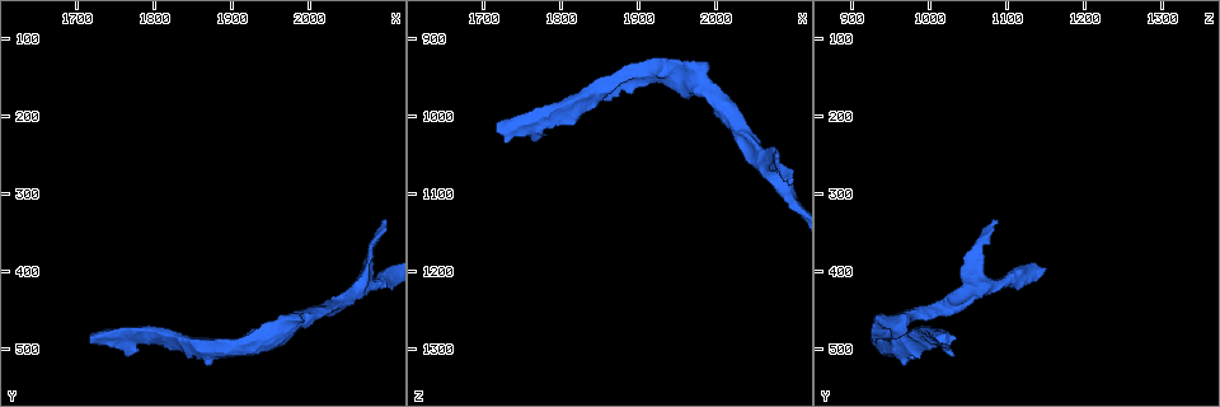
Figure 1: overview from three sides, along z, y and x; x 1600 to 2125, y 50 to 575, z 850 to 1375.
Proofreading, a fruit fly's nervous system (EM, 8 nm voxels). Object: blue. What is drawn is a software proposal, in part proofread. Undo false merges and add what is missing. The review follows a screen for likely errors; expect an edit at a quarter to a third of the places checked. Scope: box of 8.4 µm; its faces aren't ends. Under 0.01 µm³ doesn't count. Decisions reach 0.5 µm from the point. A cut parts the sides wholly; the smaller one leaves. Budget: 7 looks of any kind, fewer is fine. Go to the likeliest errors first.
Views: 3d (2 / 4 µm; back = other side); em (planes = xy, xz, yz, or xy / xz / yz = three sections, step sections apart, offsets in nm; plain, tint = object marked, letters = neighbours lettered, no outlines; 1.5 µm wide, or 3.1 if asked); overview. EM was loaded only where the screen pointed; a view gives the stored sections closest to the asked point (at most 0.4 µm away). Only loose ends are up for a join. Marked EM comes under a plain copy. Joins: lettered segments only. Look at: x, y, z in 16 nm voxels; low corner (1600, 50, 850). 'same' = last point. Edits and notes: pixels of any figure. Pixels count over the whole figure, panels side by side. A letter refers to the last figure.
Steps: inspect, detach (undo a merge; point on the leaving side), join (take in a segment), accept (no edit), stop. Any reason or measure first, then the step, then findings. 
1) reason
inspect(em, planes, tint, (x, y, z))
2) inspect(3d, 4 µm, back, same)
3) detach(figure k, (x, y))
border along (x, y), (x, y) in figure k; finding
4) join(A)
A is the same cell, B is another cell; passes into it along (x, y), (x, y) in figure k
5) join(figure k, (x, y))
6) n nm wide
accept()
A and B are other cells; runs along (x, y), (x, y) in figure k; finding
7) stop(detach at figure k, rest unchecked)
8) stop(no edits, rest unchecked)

free end
inspect(3d, 4 µm, (1720, 485, 1010))

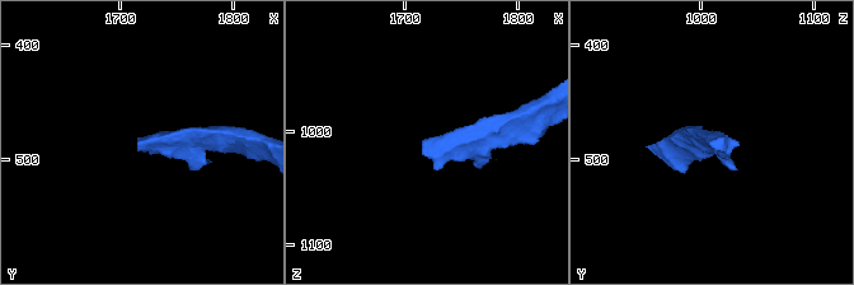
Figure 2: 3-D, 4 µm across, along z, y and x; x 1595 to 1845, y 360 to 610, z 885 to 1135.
inspect(em, yz, step 8, tint, (1722, 484, 1006))

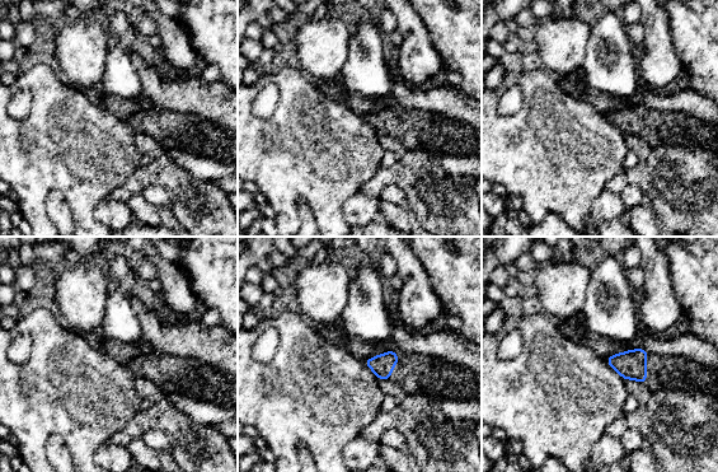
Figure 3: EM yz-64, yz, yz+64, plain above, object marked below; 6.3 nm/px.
another direction
inspect(em, planes, letters, same)

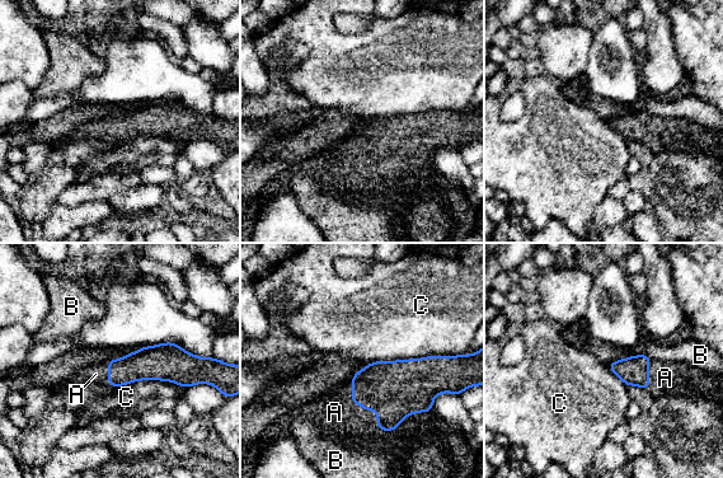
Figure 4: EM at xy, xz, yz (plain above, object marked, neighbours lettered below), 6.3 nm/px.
160 nm wide
join(A)
A is the same cell, B and C are other cells; passes into it along (395, 389), (362, 407), (334, 412) in figure 4; the cell continues

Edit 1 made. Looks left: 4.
tapers out
inspect(em, xy, step 4, tint, (2090, 340, 1085))

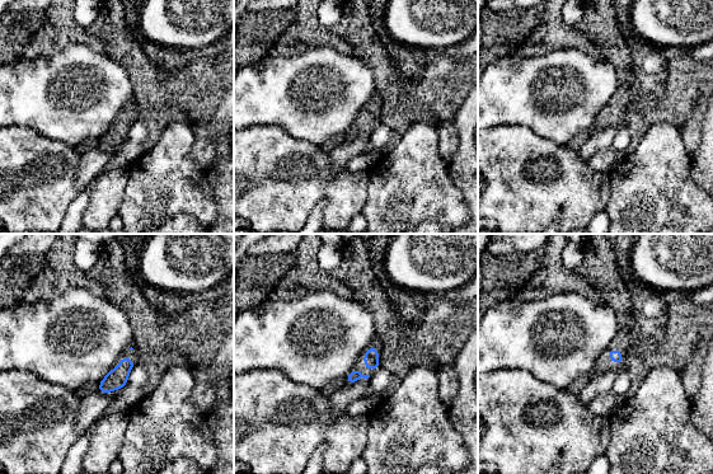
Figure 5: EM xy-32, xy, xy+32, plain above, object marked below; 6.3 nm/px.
cut it another way
inspect(em, planes, letters, same)

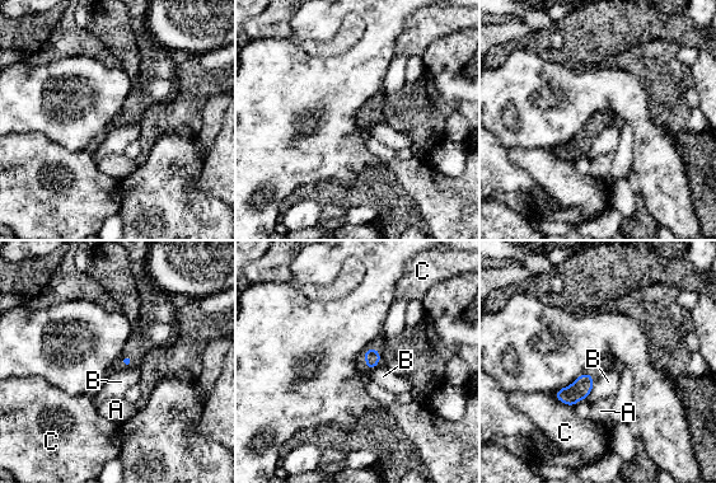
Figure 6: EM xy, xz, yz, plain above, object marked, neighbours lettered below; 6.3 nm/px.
accept()
A, B and C are other cells; border along (594, 381), (586, 397) in figure 6; none of them fits

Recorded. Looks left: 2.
branch point
inspect(em, xz, step 4, tint, (1965, 475, 955))

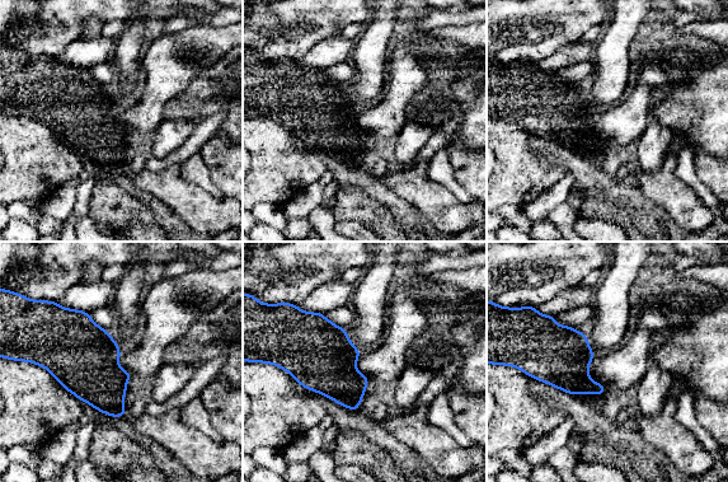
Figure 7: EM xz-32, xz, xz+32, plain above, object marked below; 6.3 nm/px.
cut it another way
inspect(em, planes, letters, same)

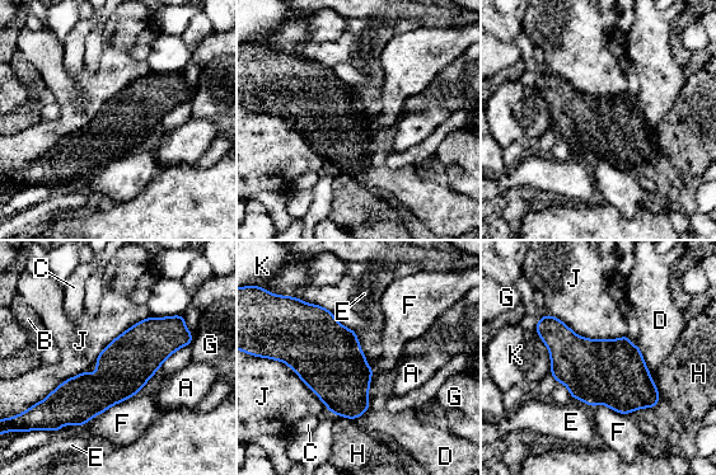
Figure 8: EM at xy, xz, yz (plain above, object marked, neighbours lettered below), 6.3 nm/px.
340 nm wide
accept()
A, B, C, D, E, F, G, H, J and K are other cells; runs along (186, 335), (50, 401) in figure 8; continuous, no second cell

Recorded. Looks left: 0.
stop(join at figure 4, rest unchecked)

